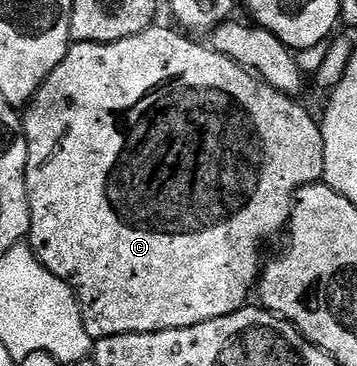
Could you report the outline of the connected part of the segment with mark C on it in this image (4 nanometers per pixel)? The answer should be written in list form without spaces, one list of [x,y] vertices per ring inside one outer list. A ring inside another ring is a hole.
[[[160,23],[153,24],[151,29],[142,31],[133,37],[118,39],[110,43],[98,43],[97,41],[81,41],[73,44],[68,50],[68,54],[50,71],[50,75],[42,84],[40,89],[33,95],[22,113],[24,123],[24,134],[28,144],[28,158],[26,159],[26,191],[28,192],[28,202],[30,203],[30,227],[26,238],[27,244],[32,246],[34,255],[58,279],[62,279],[72,290],[76,292],[76,300],[80,302],[82,319],[86,331],[94,339],[101,337],[113,337],[123,333],[157,333],[158,331],[170,331],[171,329],[181,329],[182,327],[194,327],[198,323],[206,323],[210,319],[218,319],[222,315],[230,315],[234,311],[245,308],[248,292],[253,292],[258,281],[258,270],[261,268],[260,248],[264,241],[278,233],[283,234],[288,228],[288,223],[292,215],[292,202],[296,192],[303,185],[317,184],[324,175],[324,144],[322,143],[321,122],[316,121],[296,102],[295,96],[278,91],[261,81],[255,73],[248,72],[238,63],[234,63],[226,55],[214,51],[207,44],[199,45],[196,41],[191,41],[191,36],[177,31],[175,28],[163,29]]]

